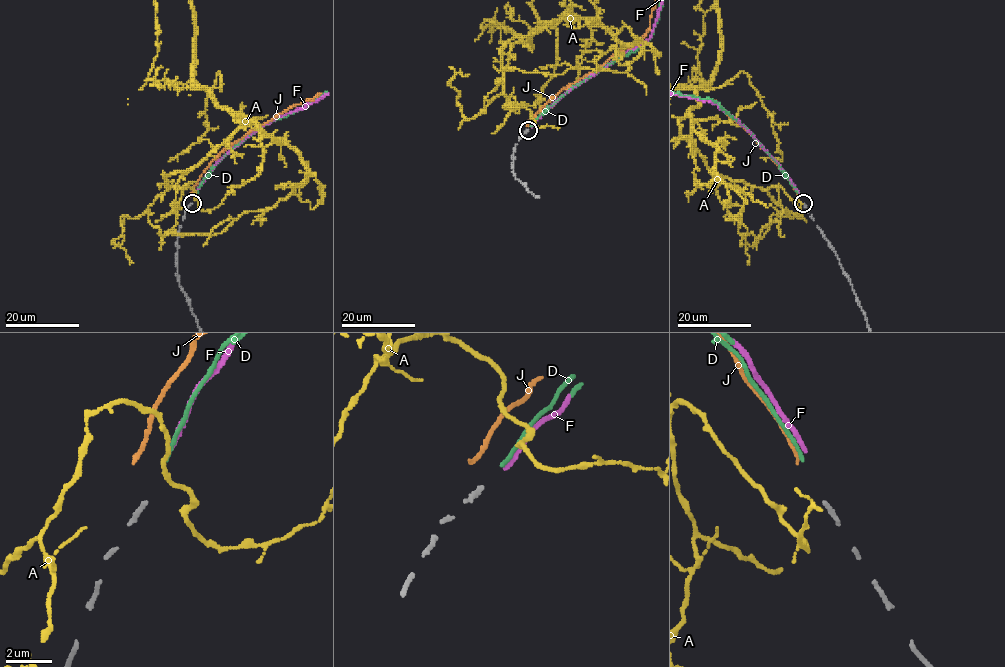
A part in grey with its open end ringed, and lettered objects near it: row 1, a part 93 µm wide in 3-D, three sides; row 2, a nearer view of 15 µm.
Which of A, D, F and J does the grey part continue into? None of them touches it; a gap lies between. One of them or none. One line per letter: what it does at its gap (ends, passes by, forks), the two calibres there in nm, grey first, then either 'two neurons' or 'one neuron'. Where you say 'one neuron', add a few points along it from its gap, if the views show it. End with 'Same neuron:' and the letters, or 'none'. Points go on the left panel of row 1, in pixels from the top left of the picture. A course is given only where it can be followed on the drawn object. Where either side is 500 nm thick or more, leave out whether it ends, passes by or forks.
A: it passes by | 190/200 nm | two neurons
D: it ends | 190/150 nm | two neurons
F: it ends | 190/180 nm | two neurons
J: it ends | 190/170 nm | two neurons
Same neuron: none

